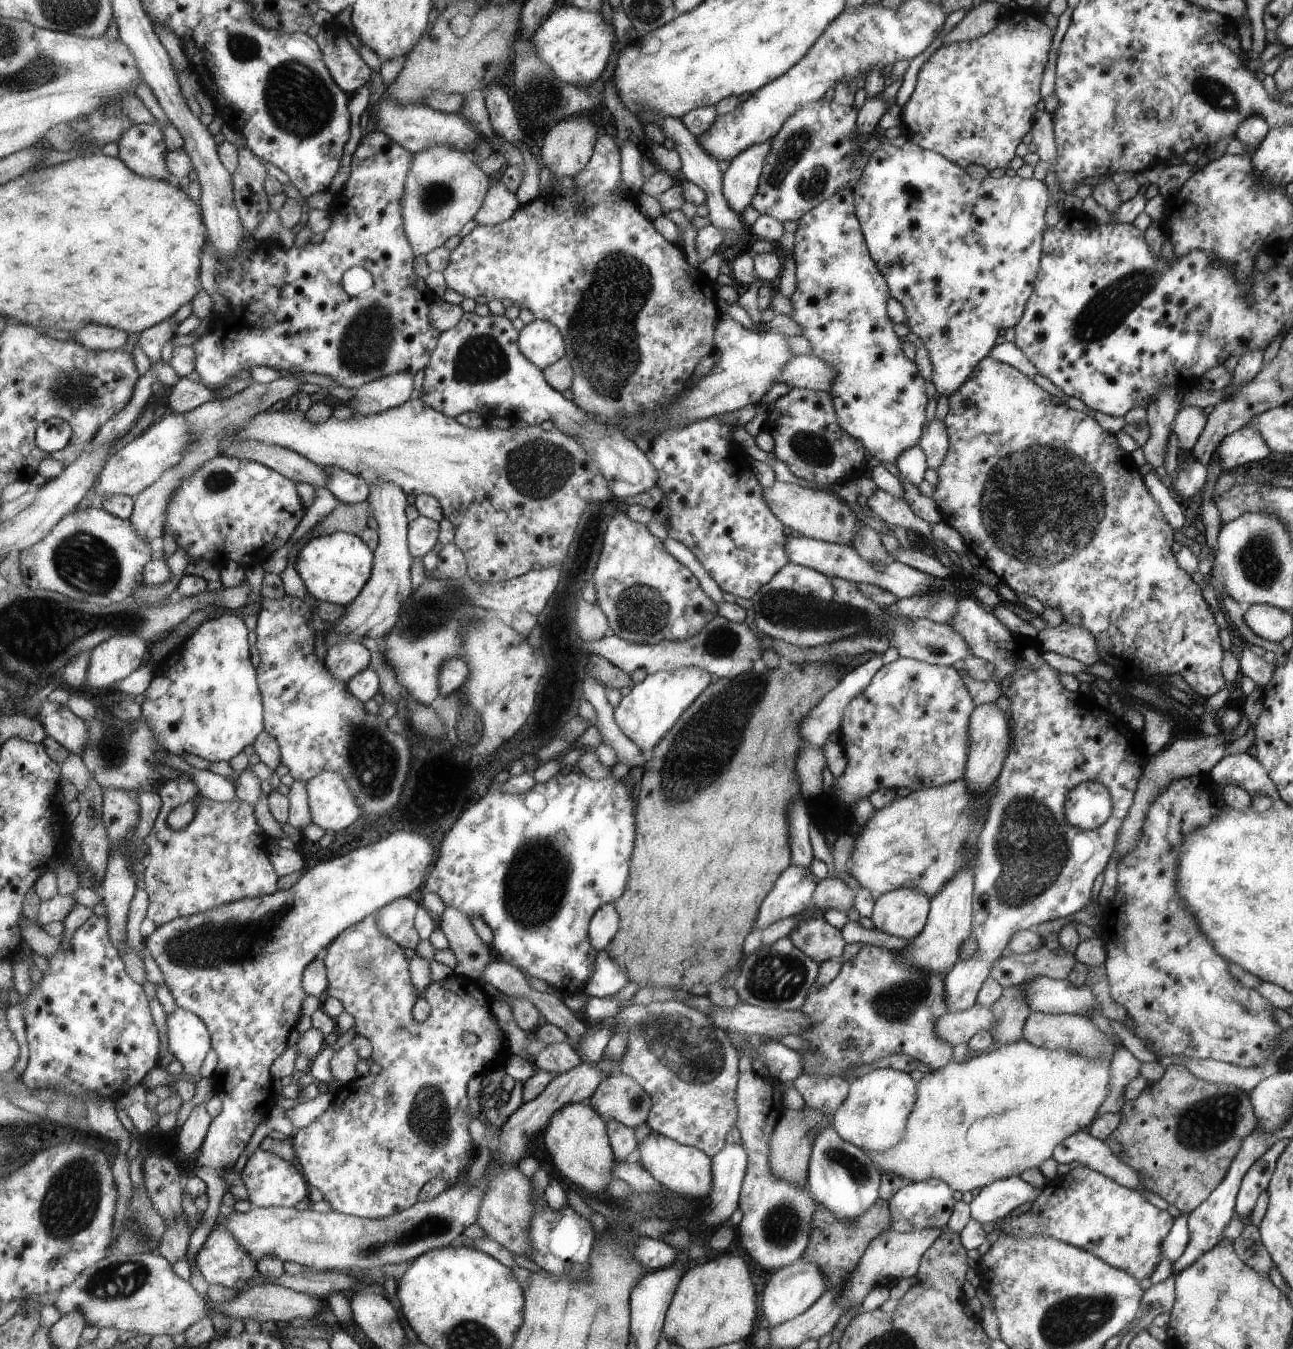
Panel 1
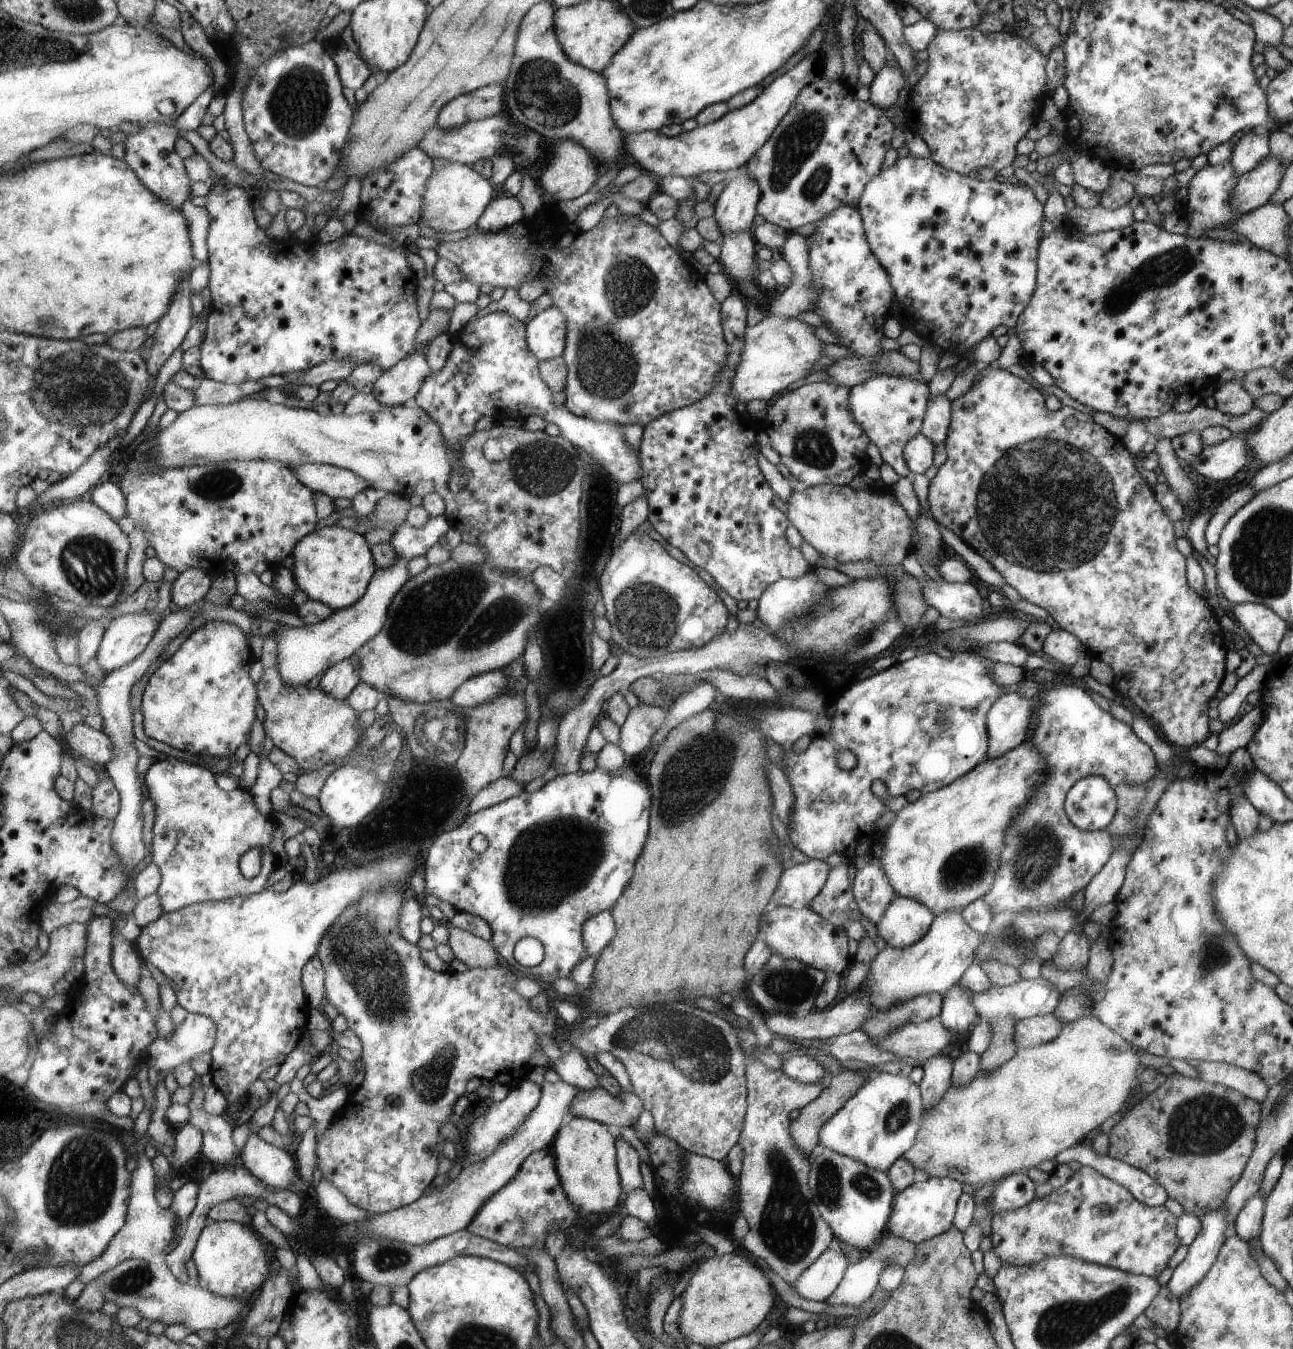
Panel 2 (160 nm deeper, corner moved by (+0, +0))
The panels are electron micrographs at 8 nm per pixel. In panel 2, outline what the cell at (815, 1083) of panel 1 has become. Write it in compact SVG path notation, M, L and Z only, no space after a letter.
M738 1029L738 1039L741 1040L742 1051L746 1054L746 1084L747 1084L747 1101L748 1108L747 1114L744 1116L744 1126L741 1129L740 1136L738 1139L738 1145L742 1148L742 1163L740 1166L740 1173L738 1174L738 1185L737 1185L737 1208L739 1208L736 1214L743 1216L748 1224L748 1232L745 1234L745 1237L742 1239L742 1245L745 1248L745 1251L749 1252L750 1255L754 1257L762 1258L768 1268L772 1270L779 1278L782 1278L785 1282L792 1283L795 1279L797 1279L800 1274L809 1266L809 1264L813 1263L825 1250L827 1250L828 1246L834 1244L835 1236L832 1233L831 1226L823 1219L823 1217L819 1213L819 1206L814 1201L813 1194L811 1189L808 1187L808 1172L809 1170L809 1160L803 1156L803 1153L796 1148L794 1145L794 1140L790 1137L790 1126L789 1120L787 1120L787 1116L791 1114L791 1110L801 1110L801 1108L805 1107L807 1104L811 1103L813 1099L816 1098L817 1095L820 1094L823 1087L826 1087L829 1083L833 1075L827 1074L825 1075L819 1082L816 1083L801 1083L800 1081L793 1080L793 1077L788 1077L785 1072L781 1069L770 1069L767 1068L759 1059L752 1056L752 1050L756 1044L755 1035L748 1030Z

